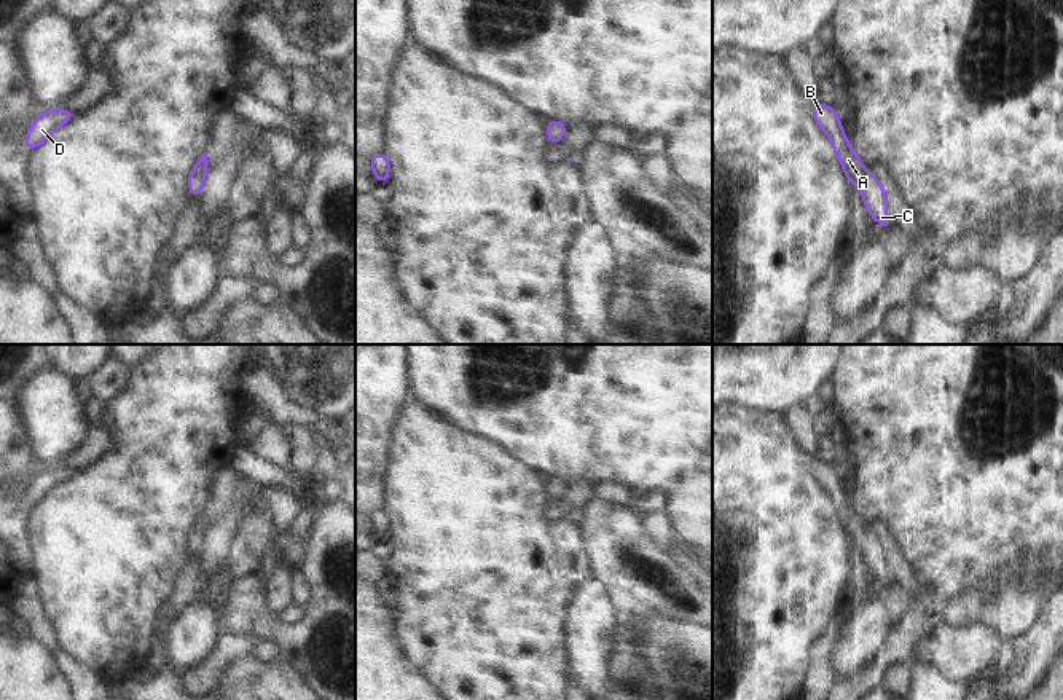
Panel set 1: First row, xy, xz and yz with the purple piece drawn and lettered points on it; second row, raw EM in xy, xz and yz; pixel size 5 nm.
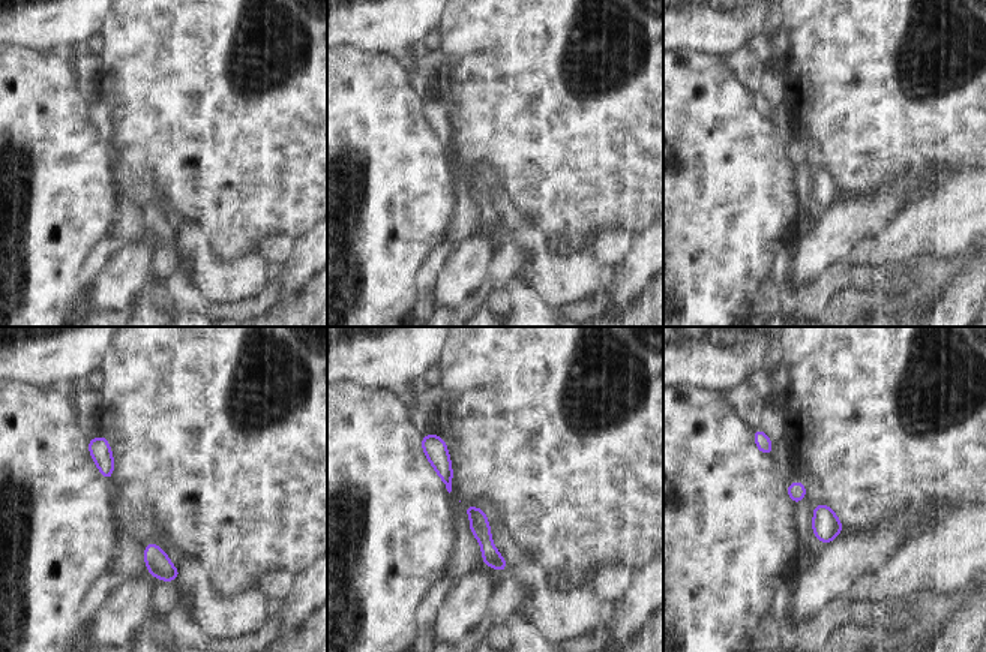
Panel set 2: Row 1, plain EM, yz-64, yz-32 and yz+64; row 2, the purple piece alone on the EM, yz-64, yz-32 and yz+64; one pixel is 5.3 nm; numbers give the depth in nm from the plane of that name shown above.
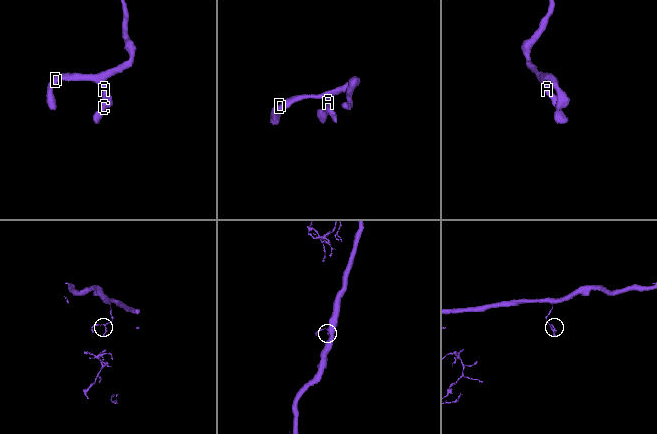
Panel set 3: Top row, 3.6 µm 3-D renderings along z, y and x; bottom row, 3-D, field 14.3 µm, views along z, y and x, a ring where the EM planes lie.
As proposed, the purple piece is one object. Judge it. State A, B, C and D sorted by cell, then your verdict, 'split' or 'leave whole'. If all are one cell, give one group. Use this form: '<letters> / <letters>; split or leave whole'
A B C D; leave whole

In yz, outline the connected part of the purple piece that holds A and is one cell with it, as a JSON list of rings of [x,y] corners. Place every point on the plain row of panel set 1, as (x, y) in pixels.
[[[814,458],[811,469],[816,482],[830,494],[832,504],[841,518],[841,525],[845,528],[846,536],[853,539],[862,550],[864,561],[873,577],[877,577],[885,587],[888,587],[891,582],[888,579],[889,572],[886,568],[885,545],[862,523],[853,504],[848,501],[835,466]]]

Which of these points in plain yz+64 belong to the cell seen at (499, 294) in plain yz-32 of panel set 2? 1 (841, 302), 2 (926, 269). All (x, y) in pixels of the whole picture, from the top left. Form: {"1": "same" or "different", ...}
{"1": "same", "2": "same"}

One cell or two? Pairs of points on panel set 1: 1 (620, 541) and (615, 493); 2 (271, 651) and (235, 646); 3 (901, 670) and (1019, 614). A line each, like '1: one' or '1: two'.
1: two
2: two
3: two

